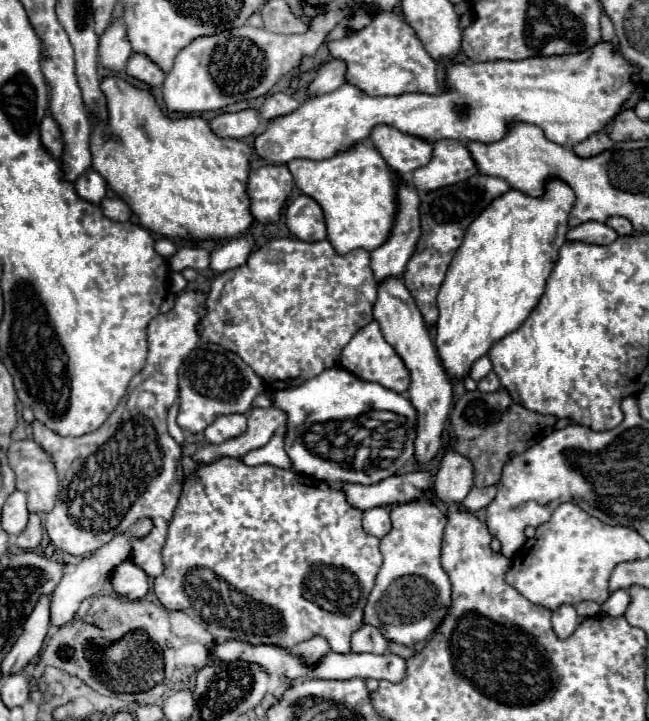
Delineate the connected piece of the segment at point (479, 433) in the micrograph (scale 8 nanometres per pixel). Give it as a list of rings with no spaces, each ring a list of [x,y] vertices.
[[[502,388],[502,390],[492,392],[492,394],[484,394],[484,392],[478,392],[478,390],[466,392],[454,404],[450,422],[452,422],[452,448],[472,462],[472,468],[474,468],[474,486],[482,488],[482,486],[494,486],[494,484],[498,484],[502,466],[510,458],[514,458],[516,454],[522,454],[530,446],[534,446],[536,442],[540,442],[542,438],[546,438],[552,432],[552,426],[556,424],[556,418],[554,416],[542,416],[542,414],[536,414],[532,410],[526,410],[522,404],[514,402],[512,396]]]

